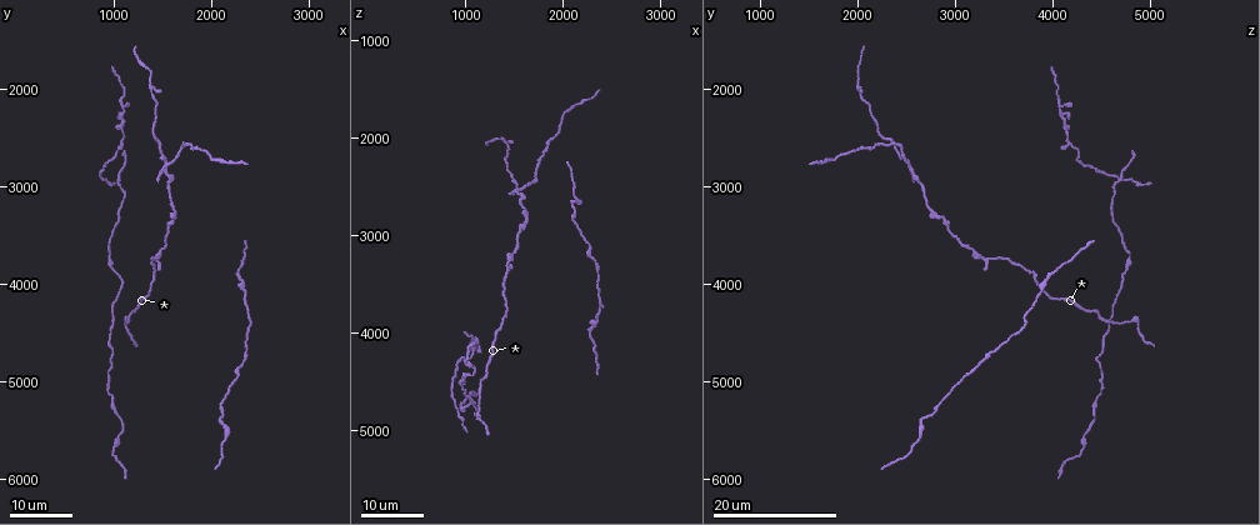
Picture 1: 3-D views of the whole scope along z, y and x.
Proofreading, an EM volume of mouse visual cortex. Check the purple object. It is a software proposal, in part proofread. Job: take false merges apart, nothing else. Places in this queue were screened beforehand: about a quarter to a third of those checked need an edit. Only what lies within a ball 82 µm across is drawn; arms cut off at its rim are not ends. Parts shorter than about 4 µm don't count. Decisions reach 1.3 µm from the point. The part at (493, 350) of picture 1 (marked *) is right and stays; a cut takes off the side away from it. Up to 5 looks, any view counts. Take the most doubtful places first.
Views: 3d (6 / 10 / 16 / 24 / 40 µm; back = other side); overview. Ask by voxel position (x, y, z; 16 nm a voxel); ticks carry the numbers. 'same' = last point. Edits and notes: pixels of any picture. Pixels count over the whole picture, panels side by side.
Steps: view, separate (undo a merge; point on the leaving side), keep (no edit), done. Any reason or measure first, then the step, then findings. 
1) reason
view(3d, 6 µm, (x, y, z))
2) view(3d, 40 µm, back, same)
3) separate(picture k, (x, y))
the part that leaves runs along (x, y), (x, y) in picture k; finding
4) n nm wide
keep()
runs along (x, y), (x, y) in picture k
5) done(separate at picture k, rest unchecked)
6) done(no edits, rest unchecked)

three arms meet
view(3d, 24 µm, (1540, 2740, 2540))

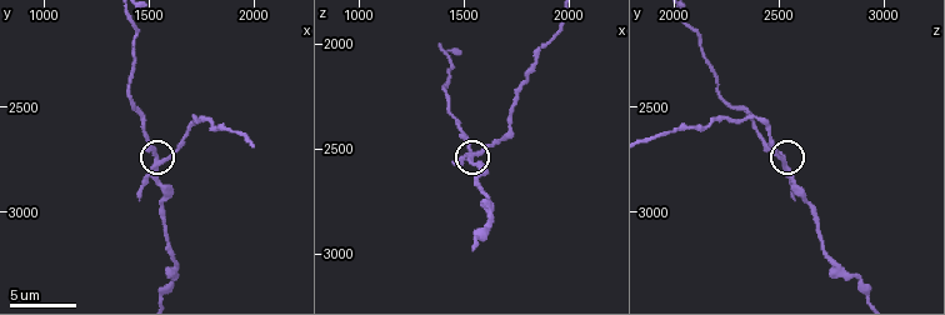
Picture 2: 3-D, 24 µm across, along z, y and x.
view(3d, 10 µm, (1560, 2750, 2520))

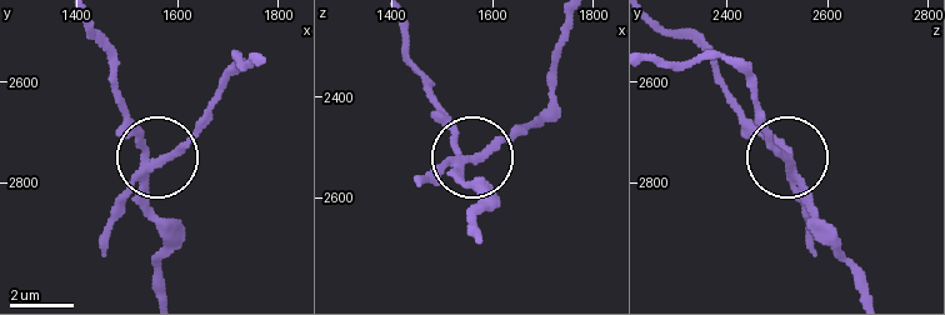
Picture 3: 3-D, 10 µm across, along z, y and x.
separate(picture 3, (184, 151))
the part that leaves runs along (149, 169), (186, 136), (235, 56), (243, 64), (250, 56) in picture 3; two neurons meet here

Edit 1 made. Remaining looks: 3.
view(overview)

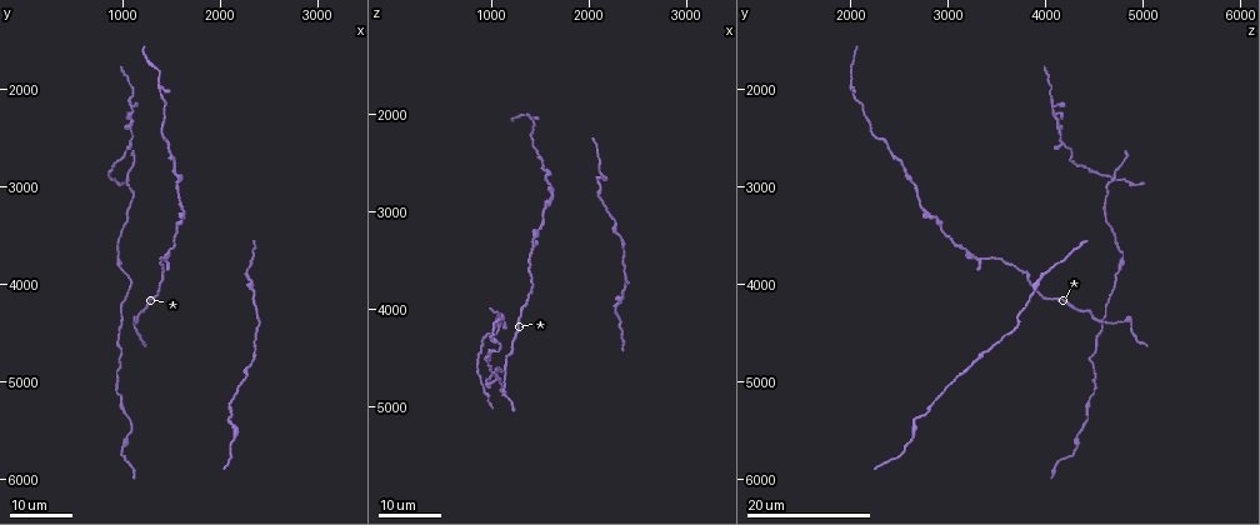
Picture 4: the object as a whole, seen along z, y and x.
three-way junction
view(3d, 16 µm, (1100, 2180, 4040))

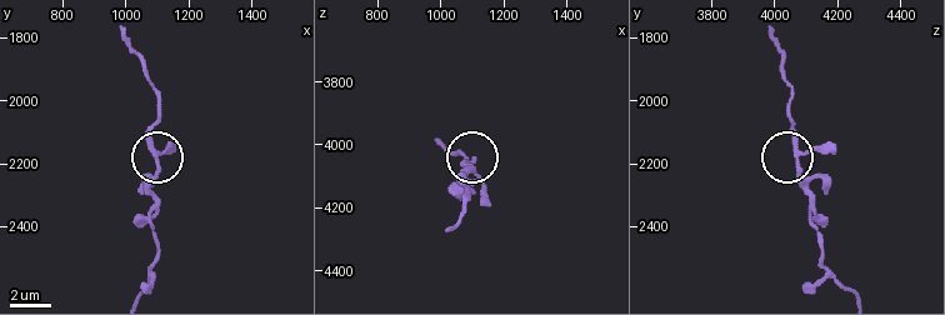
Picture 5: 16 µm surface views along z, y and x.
view(3d, 6 µm, (1110, 2200, 4080))

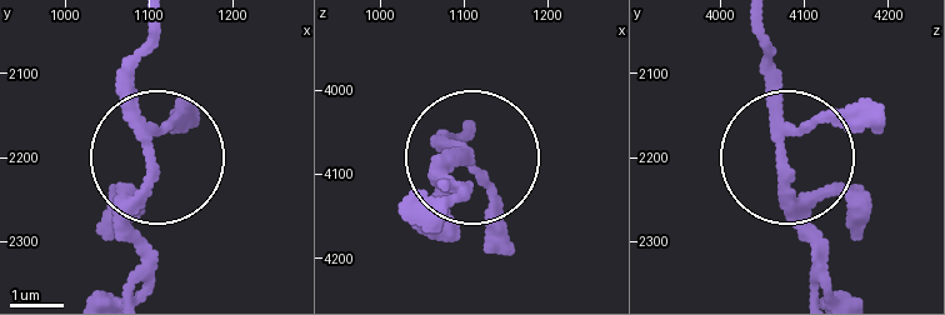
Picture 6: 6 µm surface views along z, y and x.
3 arms
keep()
all the same neuron

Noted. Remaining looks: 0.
done(separate at picture 3, rest unchecked)

